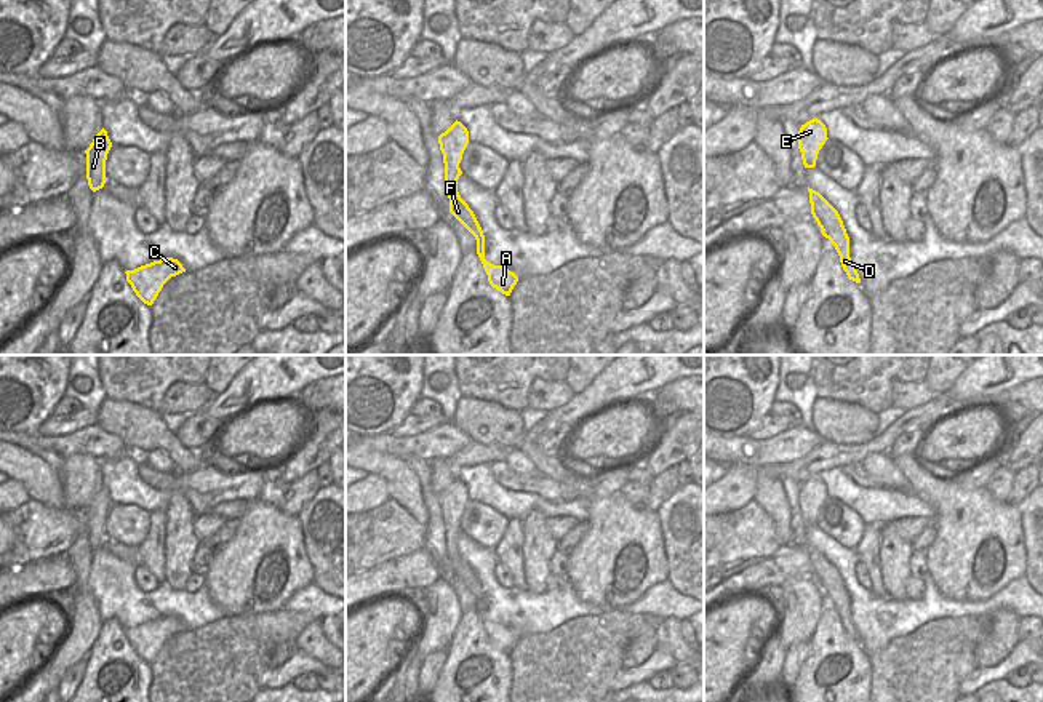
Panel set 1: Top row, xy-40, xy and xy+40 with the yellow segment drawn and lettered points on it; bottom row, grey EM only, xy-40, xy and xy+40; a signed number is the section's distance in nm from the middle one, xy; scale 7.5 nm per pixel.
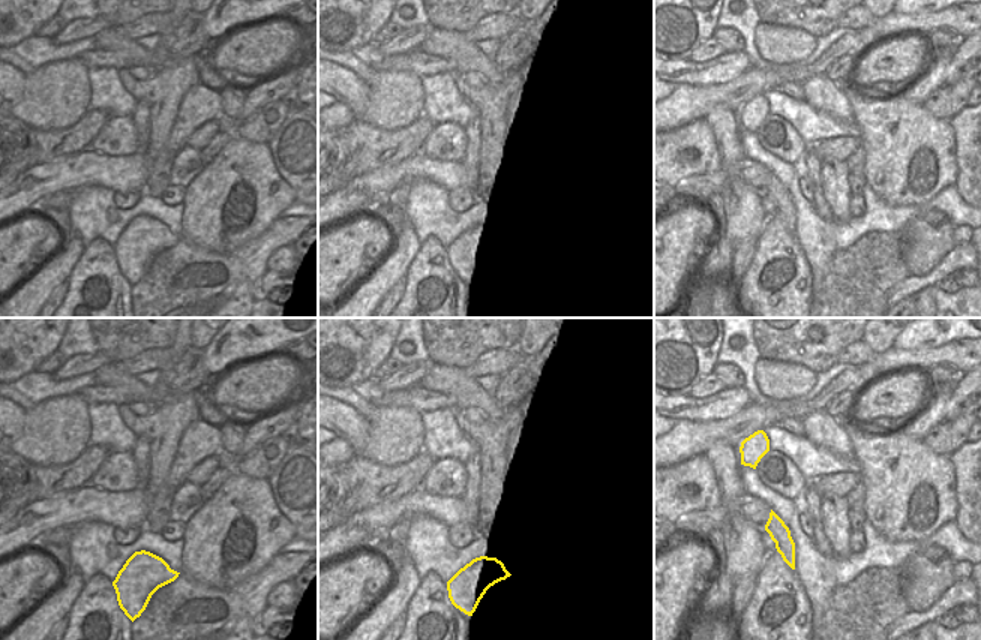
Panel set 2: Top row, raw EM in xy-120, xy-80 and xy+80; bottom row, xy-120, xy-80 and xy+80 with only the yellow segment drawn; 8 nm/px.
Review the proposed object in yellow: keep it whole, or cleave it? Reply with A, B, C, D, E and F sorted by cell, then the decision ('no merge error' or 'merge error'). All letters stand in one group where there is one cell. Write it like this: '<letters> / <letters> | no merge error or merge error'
A B C D E F | no merge error

